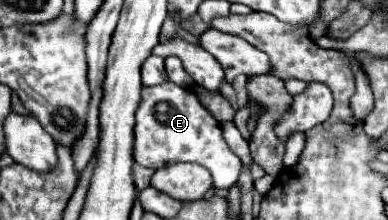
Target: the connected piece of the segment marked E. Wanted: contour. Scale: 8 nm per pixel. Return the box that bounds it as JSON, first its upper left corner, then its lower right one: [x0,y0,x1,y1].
[134,82,242,188]

